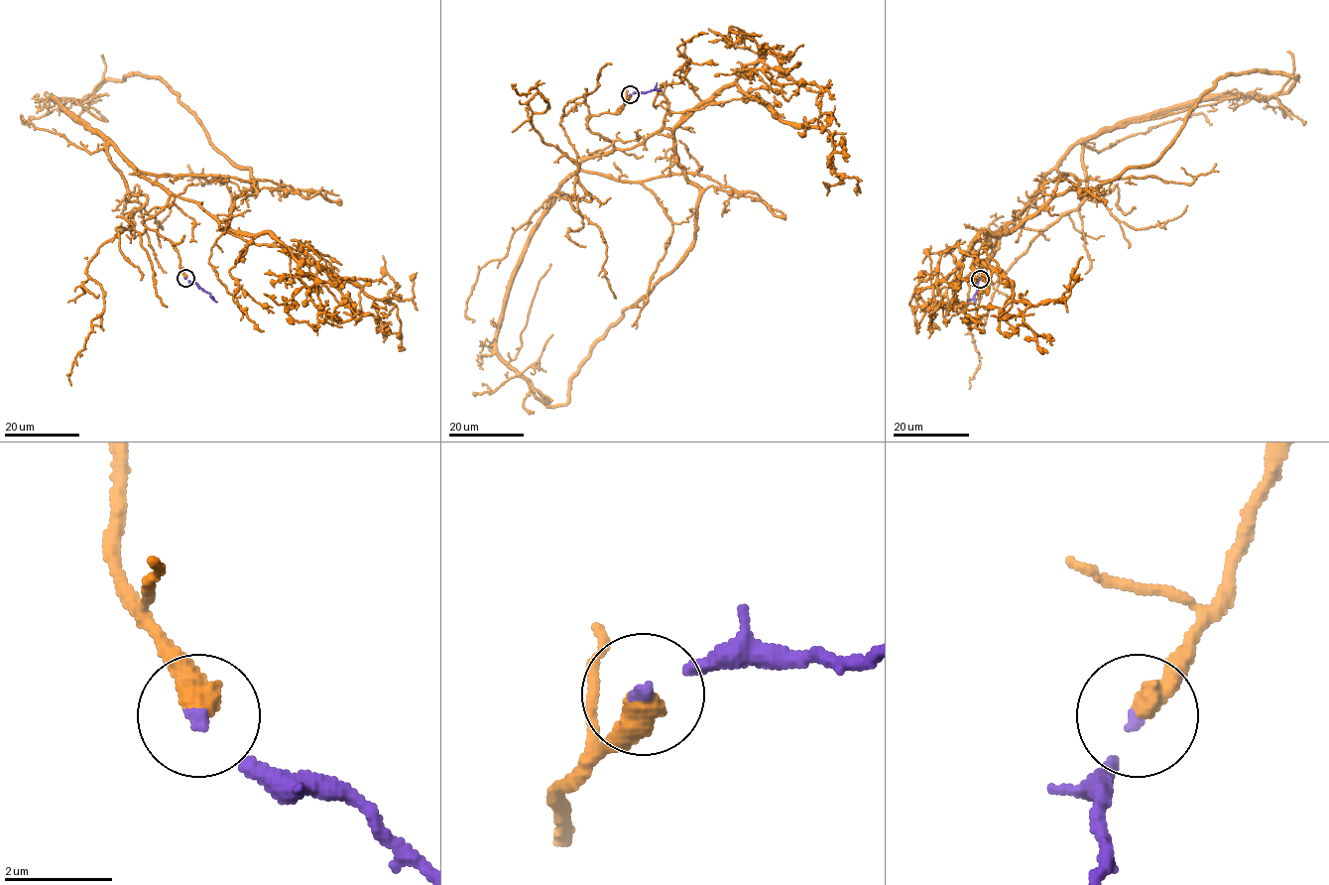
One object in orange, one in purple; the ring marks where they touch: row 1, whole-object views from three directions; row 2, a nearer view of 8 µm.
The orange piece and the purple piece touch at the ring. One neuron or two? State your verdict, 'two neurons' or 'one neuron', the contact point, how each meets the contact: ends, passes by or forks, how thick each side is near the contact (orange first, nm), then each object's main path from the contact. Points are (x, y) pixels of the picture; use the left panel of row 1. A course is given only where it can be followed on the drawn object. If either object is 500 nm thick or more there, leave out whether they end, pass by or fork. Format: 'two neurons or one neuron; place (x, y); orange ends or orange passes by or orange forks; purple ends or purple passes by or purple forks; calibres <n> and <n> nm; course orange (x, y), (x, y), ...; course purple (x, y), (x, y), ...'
one neuron; place (185, 278); orange ends; purple ends; calibres 440 and 170 nm; course orange (185, 278), (143, 222), (169, 193), (109, 145), (147, 201), (87, 268), (104, 311), (71, 385); course purple (185, 278), (194, 282), (217, 302)

